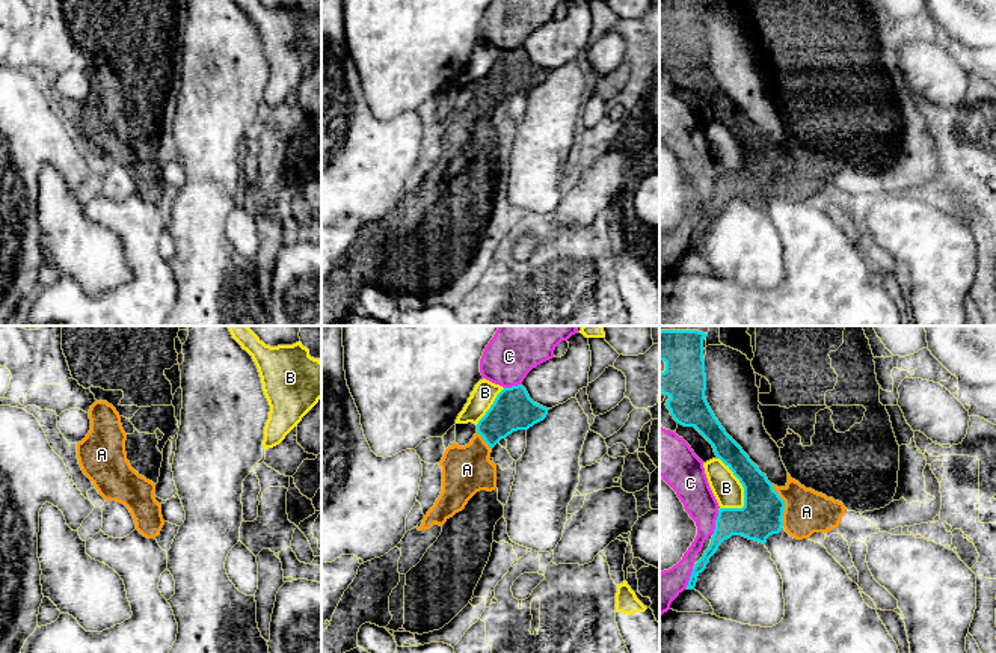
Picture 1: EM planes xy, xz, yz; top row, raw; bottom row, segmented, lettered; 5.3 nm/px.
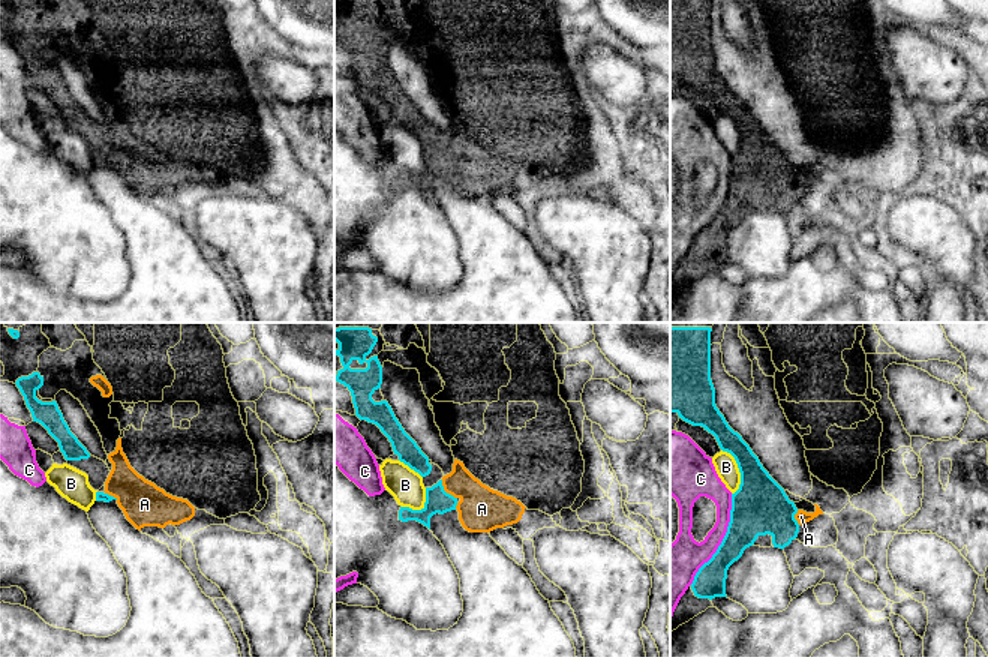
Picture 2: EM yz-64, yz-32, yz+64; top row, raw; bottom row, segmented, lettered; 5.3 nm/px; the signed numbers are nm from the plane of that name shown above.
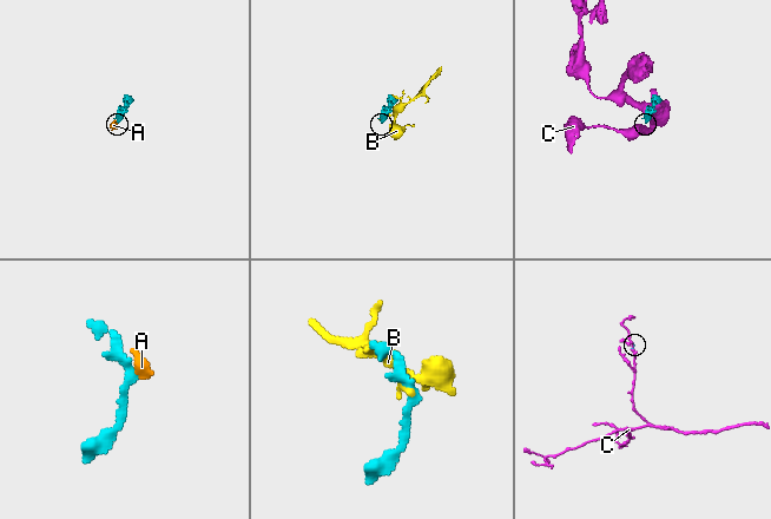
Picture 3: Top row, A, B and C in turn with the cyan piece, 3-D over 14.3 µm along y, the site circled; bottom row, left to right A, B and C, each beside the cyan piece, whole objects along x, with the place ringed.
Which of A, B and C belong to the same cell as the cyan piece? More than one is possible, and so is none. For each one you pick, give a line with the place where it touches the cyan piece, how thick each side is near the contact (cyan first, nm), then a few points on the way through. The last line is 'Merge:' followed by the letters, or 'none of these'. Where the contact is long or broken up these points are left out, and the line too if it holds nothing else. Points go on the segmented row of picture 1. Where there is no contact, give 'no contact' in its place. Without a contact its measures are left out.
A: meets cyan in yz at (783, 505); 220 nm thick on the cyan side, 240 nm on the other; runs through yz (761, 516), (770, 507), (783, 505), (806, 511)
Merge: A

